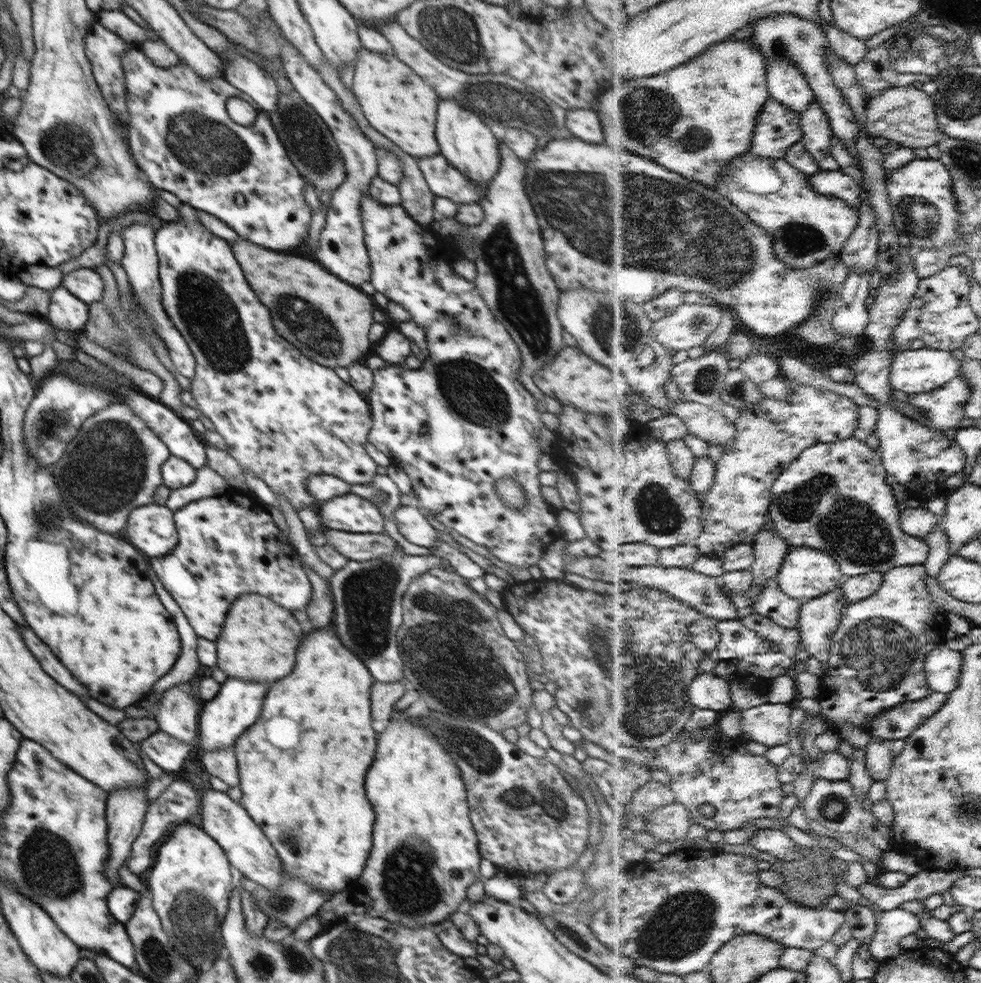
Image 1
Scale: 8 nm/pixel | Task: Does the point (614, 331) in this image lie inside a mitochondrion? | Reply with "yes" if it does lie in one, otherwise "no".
yes

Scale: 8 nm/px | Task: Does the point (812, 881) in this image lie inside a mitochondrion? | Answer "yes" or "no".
yes

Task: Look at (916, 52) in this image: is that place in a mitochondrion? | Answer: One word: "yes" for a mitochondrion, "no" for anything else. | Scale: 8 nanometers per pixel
yes

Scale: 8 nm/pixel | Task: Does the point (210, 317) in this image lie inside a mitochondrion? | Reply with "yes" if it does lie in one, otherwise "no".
yes

